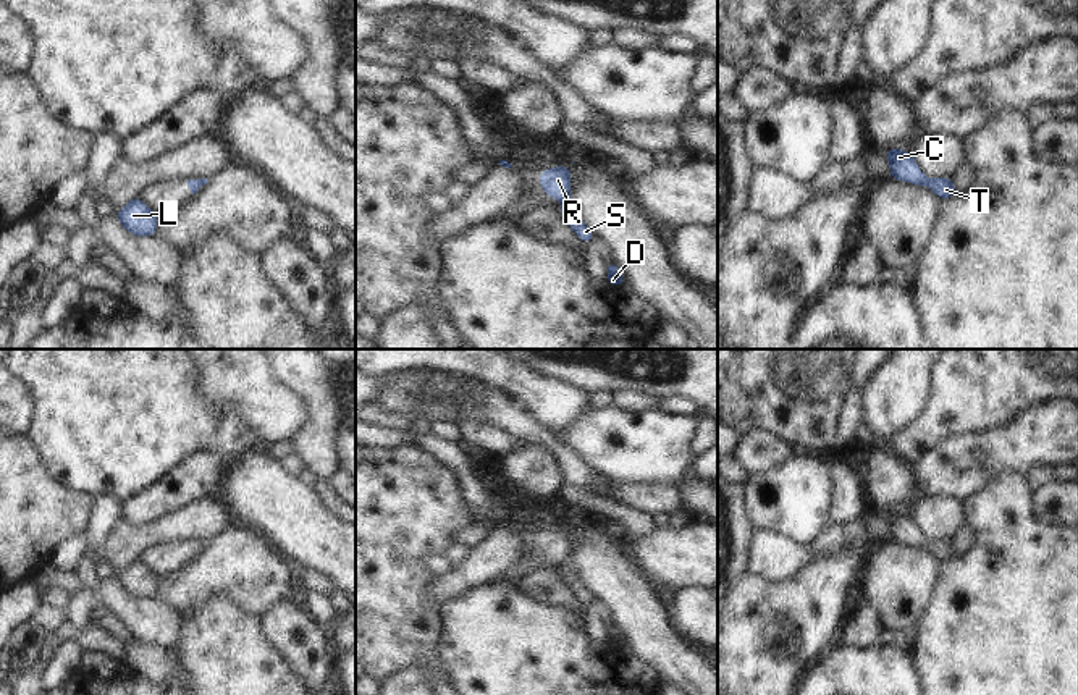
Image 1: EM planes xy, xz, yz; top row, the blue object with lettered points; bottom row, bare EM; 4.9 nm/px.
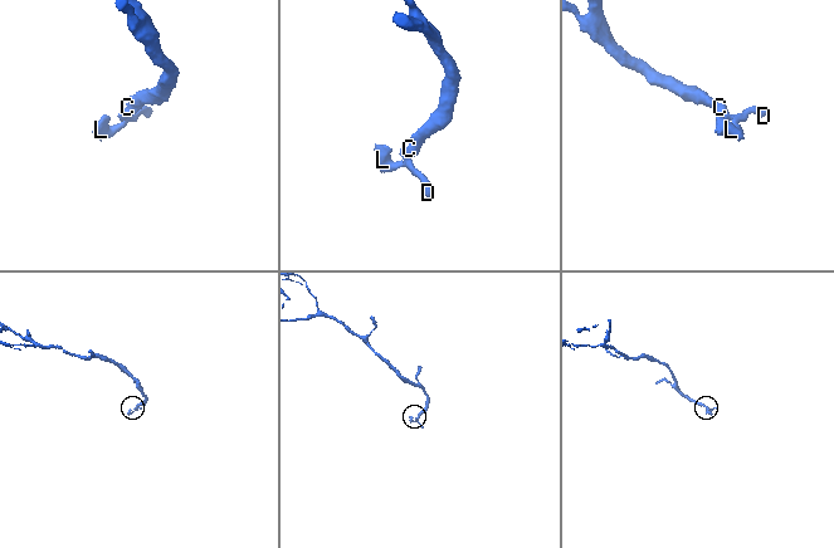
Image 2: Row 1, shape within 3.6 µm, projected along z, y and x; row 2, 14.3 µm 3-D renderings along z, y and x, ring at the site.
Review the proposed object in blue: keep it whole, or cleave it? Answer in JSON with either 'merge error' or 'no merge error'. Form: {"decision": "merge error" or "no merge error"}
{"decision": "merge error"}

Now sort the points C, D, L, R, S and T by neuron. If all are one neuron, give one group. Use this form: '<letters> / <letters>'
C R / D L S T

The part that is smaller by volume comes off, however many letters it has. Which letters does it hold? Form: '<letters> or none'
D, L, S, T

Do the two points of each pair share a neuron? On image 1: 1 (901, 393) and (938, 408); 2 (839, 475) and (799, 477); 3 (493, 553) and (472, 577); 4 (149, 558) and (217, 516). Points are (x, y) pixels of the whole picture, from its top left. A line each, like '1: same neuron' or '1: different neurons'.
1: different neurons
2: different neurons
3: same neuron
4: different neurons

